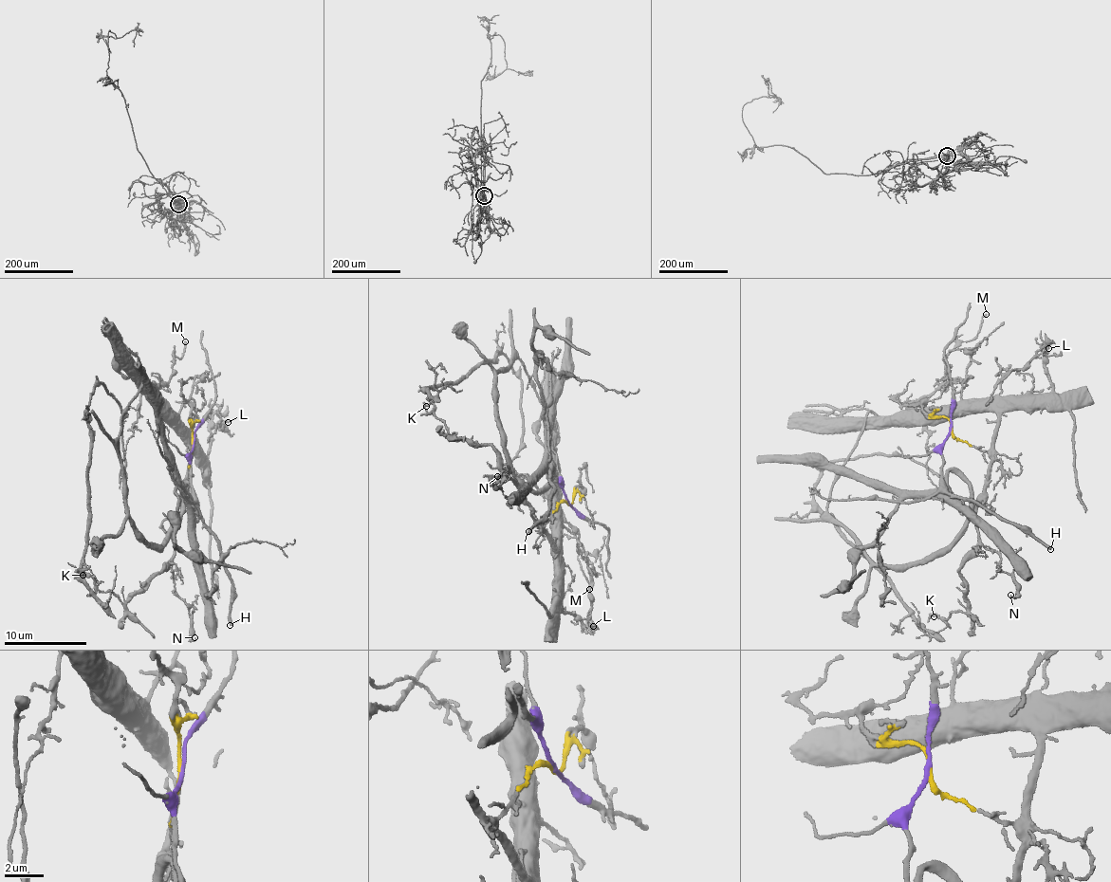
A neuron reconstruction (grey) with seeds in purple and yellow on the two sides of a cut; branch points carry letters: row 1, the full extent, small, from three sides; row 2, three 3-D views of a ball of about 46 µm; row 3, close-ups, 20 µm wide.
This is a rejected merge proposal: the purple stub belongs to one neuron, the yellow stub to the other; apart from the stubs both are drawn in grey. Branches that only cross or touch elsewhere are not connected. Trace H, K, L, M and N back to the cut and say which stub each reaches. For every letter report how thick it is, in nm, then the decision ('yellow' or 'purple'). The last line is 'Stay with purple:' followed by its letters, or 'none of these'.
H: 320 nm thick; purple
K: 140 nm thick; yellow
L: 150 nm thick; yellow
M: 150 nm thick; yellow
N: 110 nm thick; yellow
Stay with purple: H

